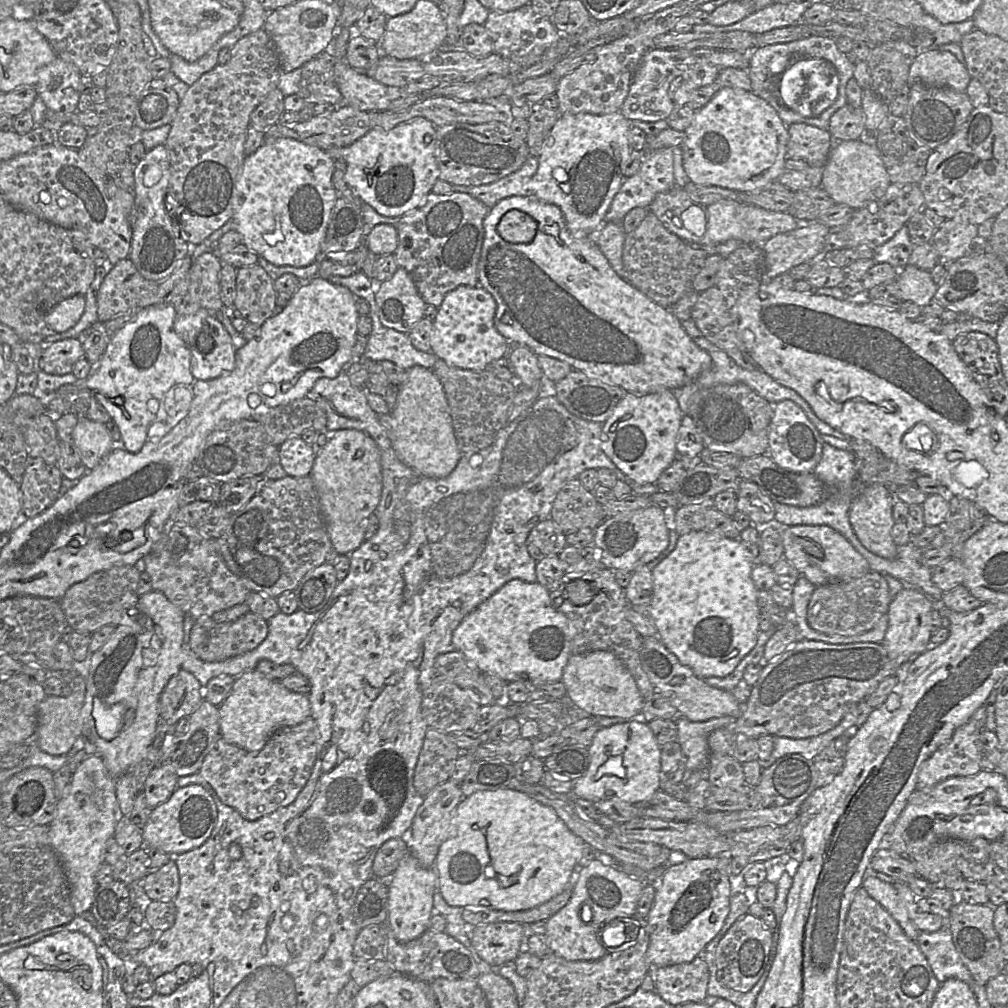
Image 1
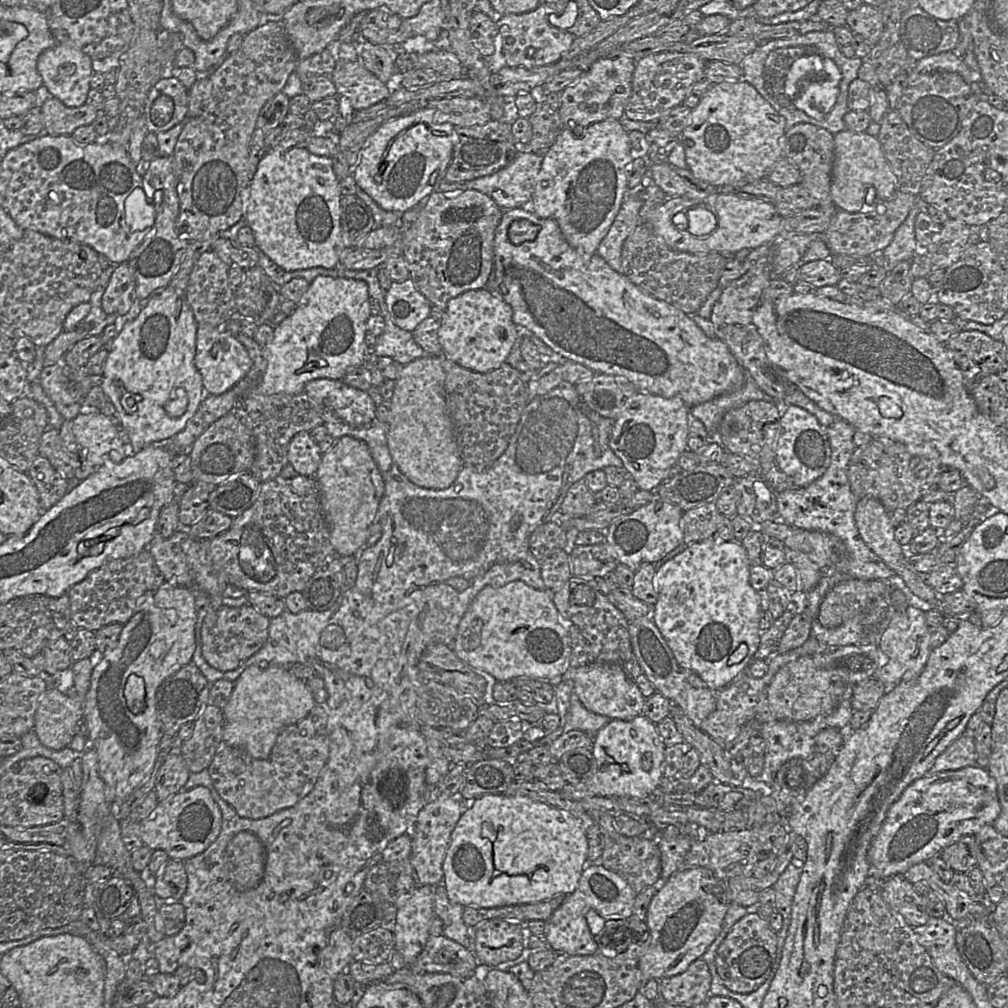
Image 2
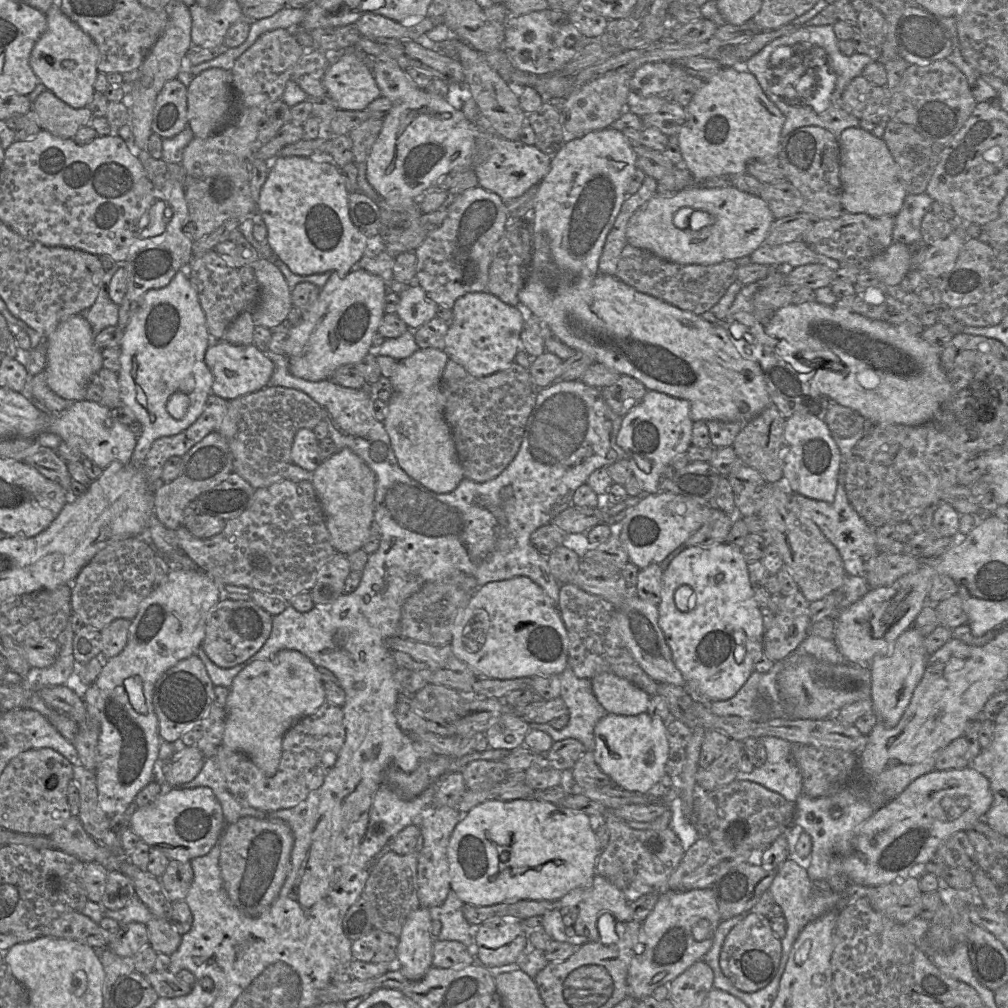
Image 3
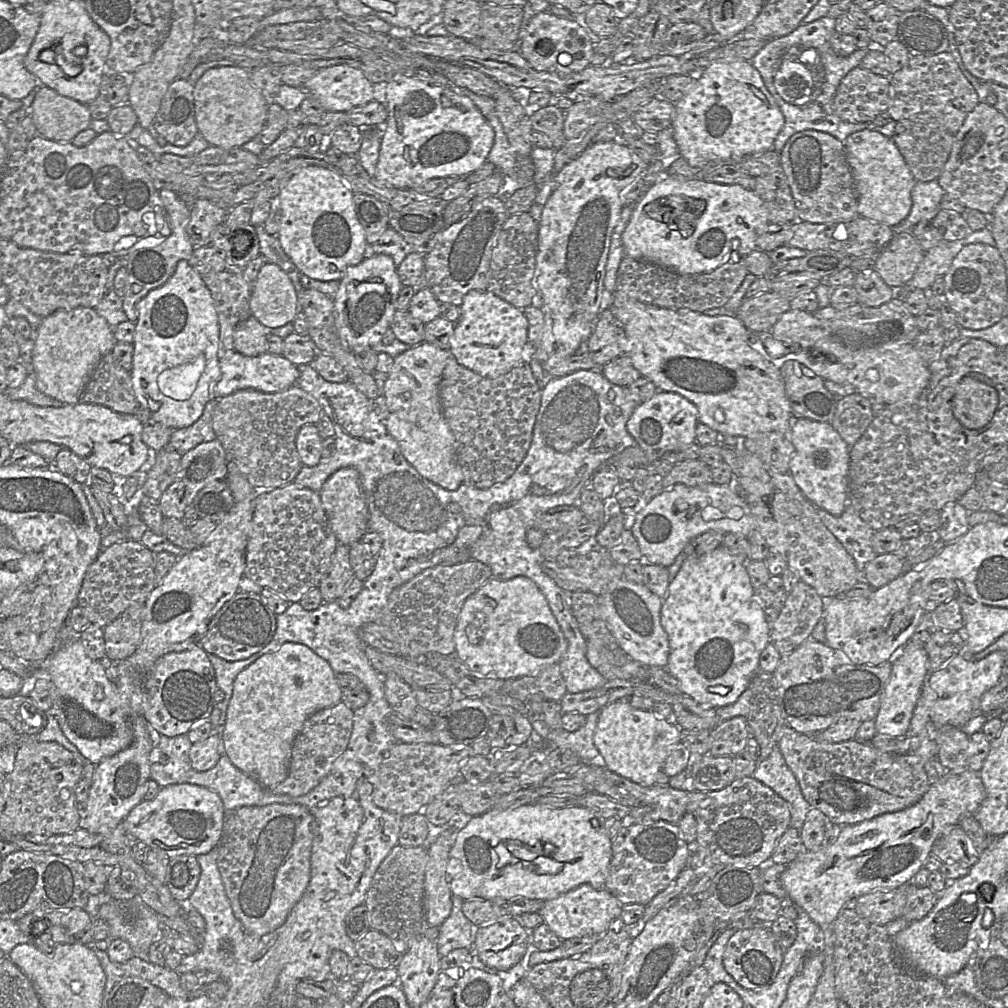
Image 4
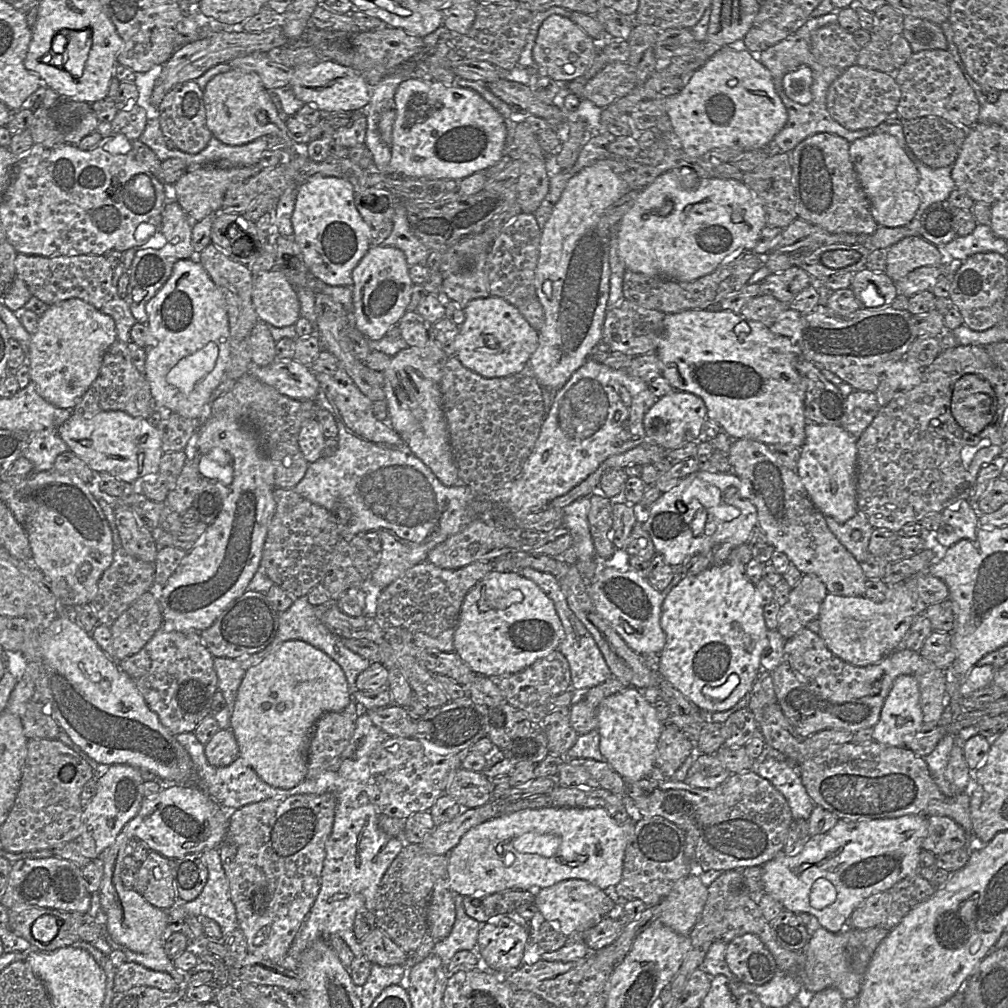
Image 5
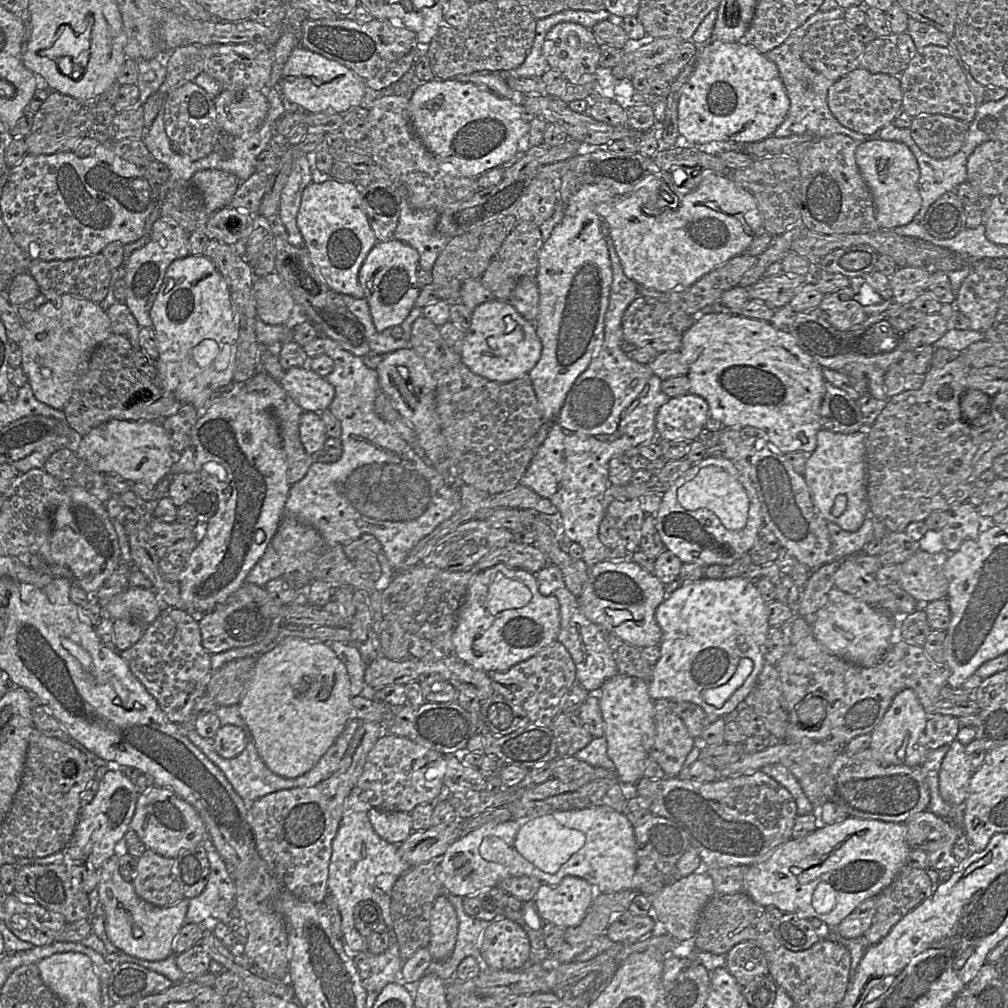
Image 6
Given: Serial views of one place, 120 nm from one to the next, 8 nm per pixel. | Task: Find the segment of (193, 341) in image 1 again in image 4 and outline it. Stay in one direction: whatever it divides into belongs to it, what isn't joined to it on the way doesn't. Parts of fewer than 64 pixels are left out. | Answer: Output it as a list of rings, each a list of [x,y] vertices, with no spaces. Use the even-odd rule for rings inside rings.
[[[235,350],[222,351],[219,364],[221,376],[213,389],[215,398],[221,398],[243,389],[254,389],[264,393],[280,392],[296,385],[299,378],[299,370],[295,364],[282,355],[269,352],[250,357]]]

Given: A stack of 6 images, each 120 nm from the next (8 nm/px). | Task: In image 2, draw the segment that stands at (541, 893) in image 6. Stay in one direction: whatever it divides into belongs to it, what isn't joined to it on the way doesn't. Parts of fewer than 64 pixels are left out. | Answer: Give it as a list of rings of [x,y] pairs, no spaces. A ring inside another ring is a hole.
[[[599,860],[590,861],[582,871],[575,891],[567,894],[561,905],[546,920],[544,937],[548,947],[558,954],[570,956],[597,953],[599,947],[590,932],[587,913],[593,910],[605,920],[629,918],[633,915],[636,895],[628,882],[617,873],[599,864]]]

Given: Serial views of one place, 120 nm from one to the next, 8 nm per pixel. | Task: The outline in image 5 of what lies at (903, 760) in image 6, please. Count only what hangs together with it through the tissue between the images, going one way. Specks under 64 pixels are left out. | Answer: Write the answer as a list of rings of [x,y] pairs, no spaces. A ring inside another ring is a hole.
[[[911,675],[898,676],[885,698],[873,740],[889,746],[905,747],[923,722],[918,681]]]

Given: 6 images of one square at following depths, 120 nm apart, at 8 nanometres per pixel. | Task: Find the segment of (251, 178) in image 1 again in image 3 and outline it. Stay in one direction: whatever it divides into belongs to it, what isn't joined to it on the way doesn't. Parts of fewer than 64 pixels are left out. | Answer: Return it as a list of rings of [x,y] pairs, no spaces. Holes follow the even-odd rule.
[[[277,156],[269,165],[267,179],[260,192],[257,212],[268,230],[267,243],[278,259],[301,276],[338,272],[346,275],[356,268],[367,248],[368,239],[351,221],[348,191],[335,163],[315,162],[309,157]]]

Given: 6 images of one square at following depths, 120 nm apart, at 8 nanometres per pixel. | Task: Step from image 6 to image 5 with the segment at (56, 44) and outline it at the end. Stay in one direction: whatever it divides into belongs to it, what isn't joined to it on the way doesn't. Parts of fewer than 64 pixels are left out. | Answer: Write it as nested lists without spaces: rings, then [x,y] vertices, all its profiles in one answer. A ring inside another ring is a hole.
[[[89,28],[83,30],[62,30],[57,33],[65,36],[65,61],[62,67],[75,78],[81,77],[92,45],[92,32]]]

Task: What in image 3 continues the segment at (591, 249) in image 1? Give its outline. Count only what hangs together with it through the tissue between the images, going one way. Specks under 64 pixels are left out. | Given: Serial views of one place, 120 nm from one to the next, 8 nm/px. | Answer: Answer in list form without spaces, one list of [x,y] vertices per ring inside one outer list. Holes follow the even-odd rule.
[[[532,230],[532,253],[529,270],[523,288],[519,294],[520,303],[527,306],[531,312],[544,322],[558,340],[576,350],[590,356],[594,362],[602,363],[620,375],[631,376],[645,385],[647,390],[666,393],[676,398],[686,399],[690,403],[690,418],[692,421],[719,420],[723,422],[747,422],[760,414],[771,402],[767,391],[765,379],[760,365],[755,361],[746,360],[732,344],[726,329],[721,324],[714,324],[704,320],[701,315],[691,311],[680,309],[670,303],[660,300],[654,296],[637,291],[635,288],[625,284],[616,276],[598,273],[593,277],[573,276],[560,271],[554,264],[547,238],[544,234],[534,233]]]

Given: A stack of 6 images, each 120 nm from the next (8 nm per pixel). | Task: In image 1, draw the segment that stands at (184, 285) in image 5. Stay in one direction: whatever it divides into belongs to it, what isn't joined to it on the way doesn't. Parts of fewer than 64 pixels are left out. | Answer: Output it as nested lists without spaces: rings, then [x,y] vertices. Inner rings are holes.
[[[149,306],[137,313],[133,320],[126,323],[122,326],[110,339],[107,348],[101,358],[100,361],[94,362],[91,364],[91,373],[85,379],[79,379],[74,384],[66,384],[61,386],[58,390],[56,390],[57,396],[68,400],[70,403],[73,403],[75,398],[77,397],[80,391],[85,391],[90,394],[90,396],[94,396],[107,410],[109,415],[112,418],[118,428],[120,429],[121,439],[124,442],[126,450],[131,453],[137,453],[141,450],[145,442],[148,440],[148,429],[151,424],[163,422],[169,426],[167,422],[168,414],[165,411],[165,401],[167,395],[173,389],[176,389],[178,384],[185,384],[185,385],[193,385],[196,381],[191,373],[191,352],[185,342],[177,335],[174,329],[174,321],[177,315],[177,310],[174,306]]]

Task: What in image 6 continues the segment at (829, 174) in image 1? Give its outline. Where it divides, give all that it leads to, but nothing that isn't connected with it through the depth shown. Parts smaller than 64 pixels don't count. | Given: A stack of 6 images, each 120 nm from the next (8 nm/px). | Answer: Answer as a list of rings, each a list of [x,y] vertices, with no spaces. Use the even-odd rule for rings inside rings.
[[[881,139],[859,142],[855,159],[874,200],[880,229],[895,229],[910,223],[921,207],[918,192],[920,170],[909,148],[900,142]]]

